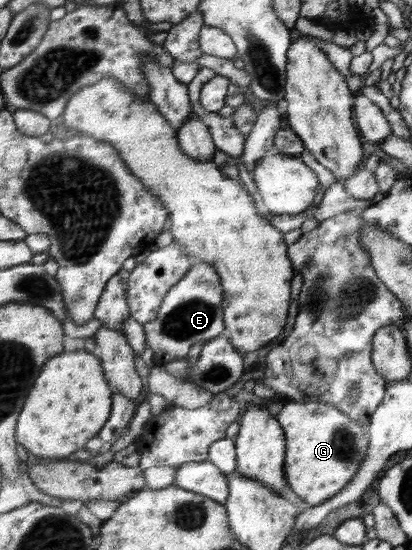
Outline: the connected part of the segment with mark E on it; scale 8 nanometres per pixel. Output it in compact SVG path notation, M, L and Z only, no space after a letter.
M197 263L166 294L157 317L143 325L146 346L154 352L155 367L164 367L171 360L184 358L196 342L207 342L224 329L222 279L216 267Z

